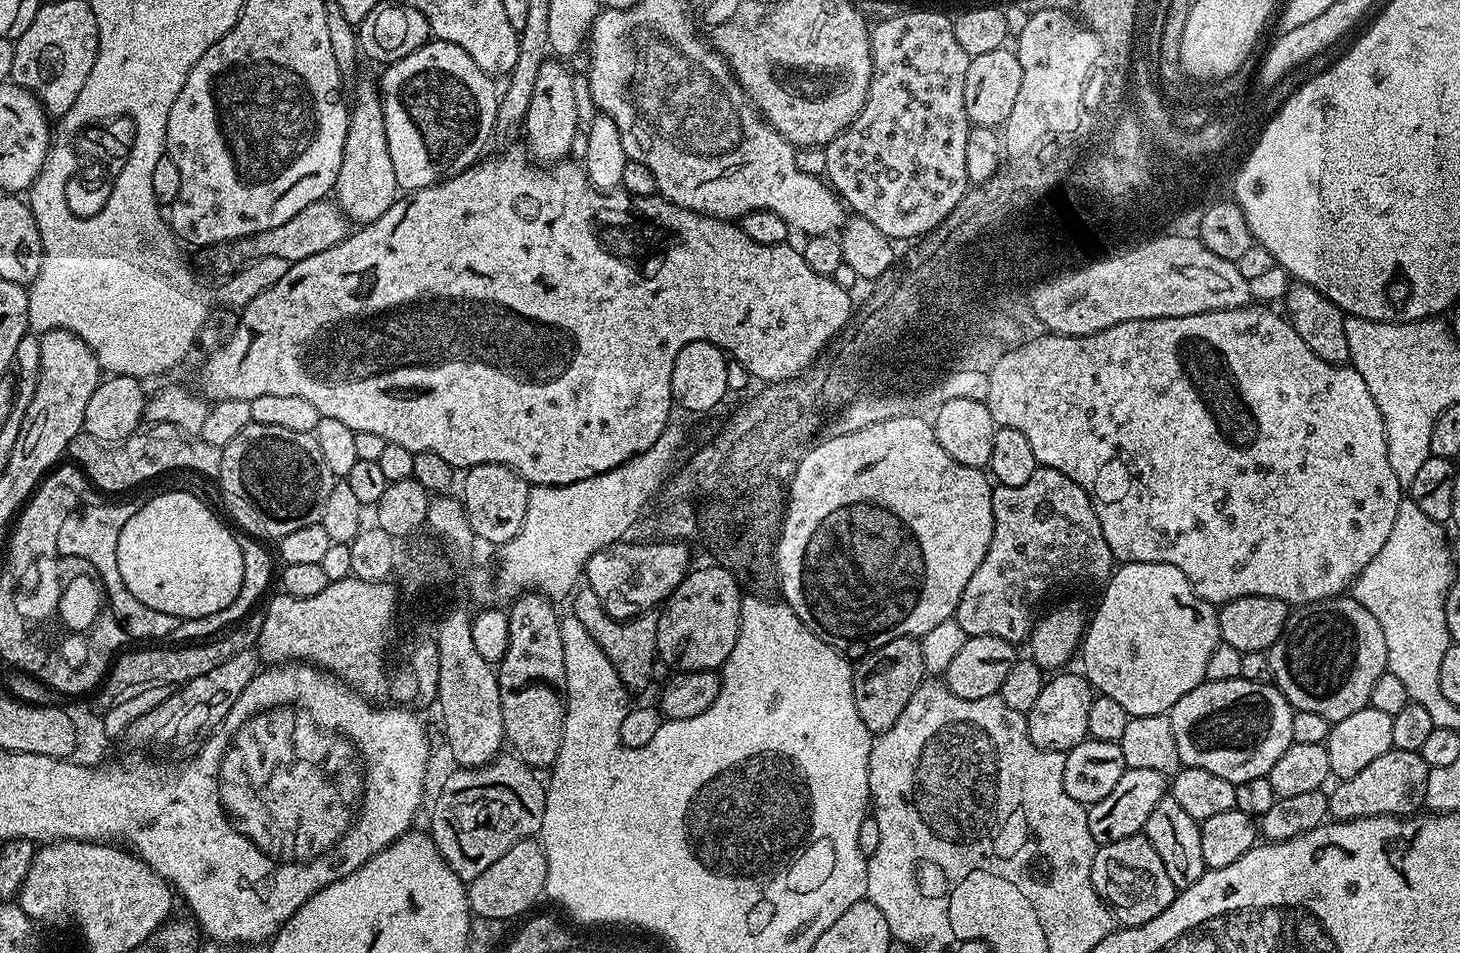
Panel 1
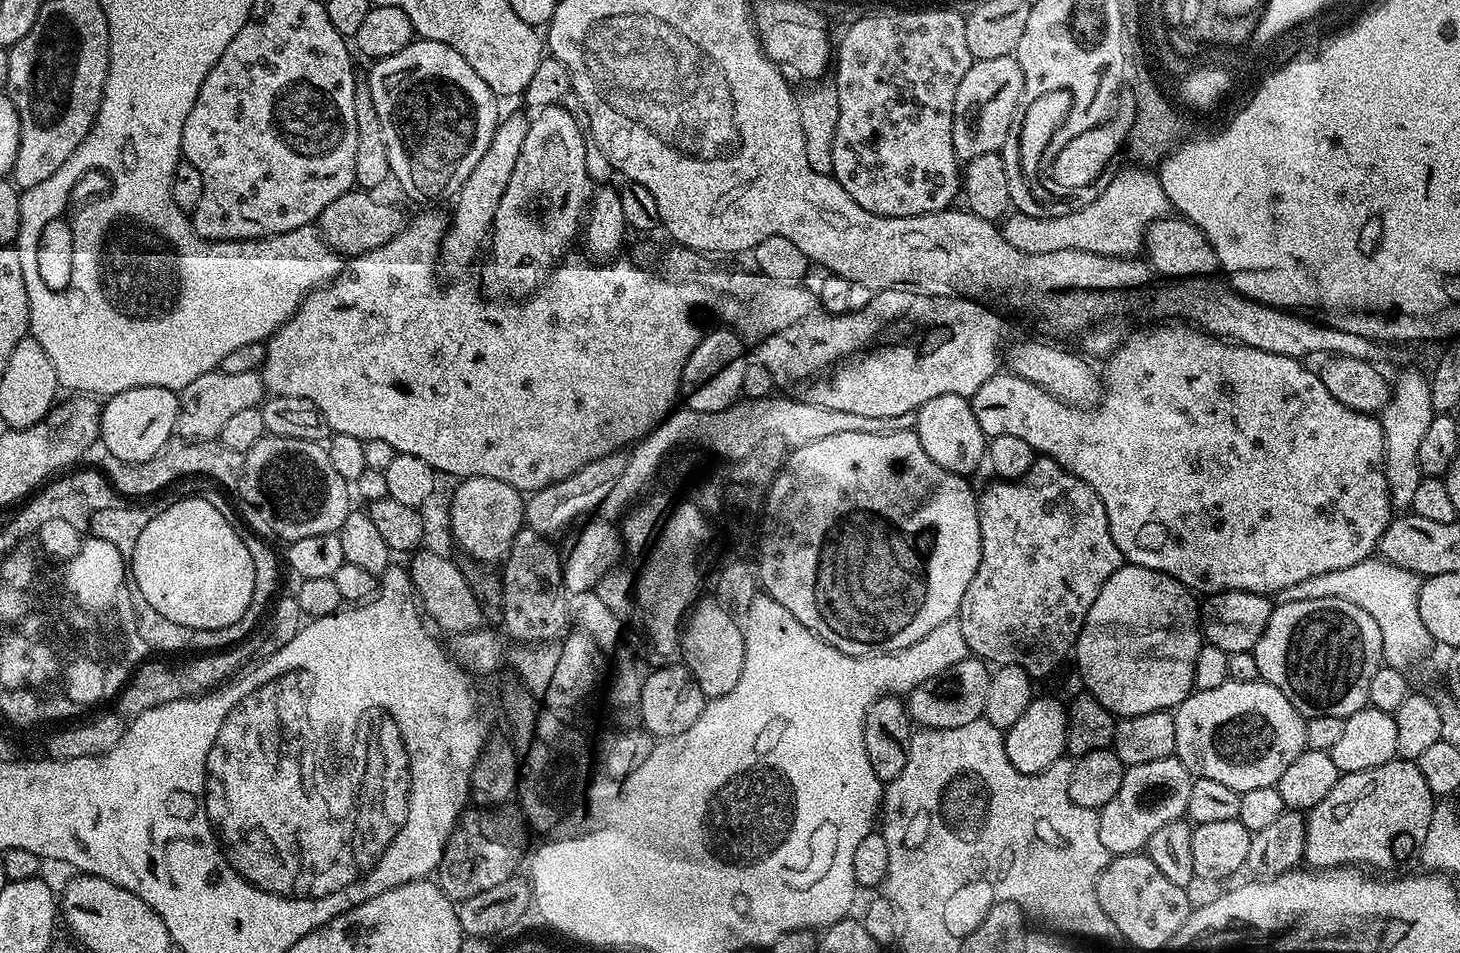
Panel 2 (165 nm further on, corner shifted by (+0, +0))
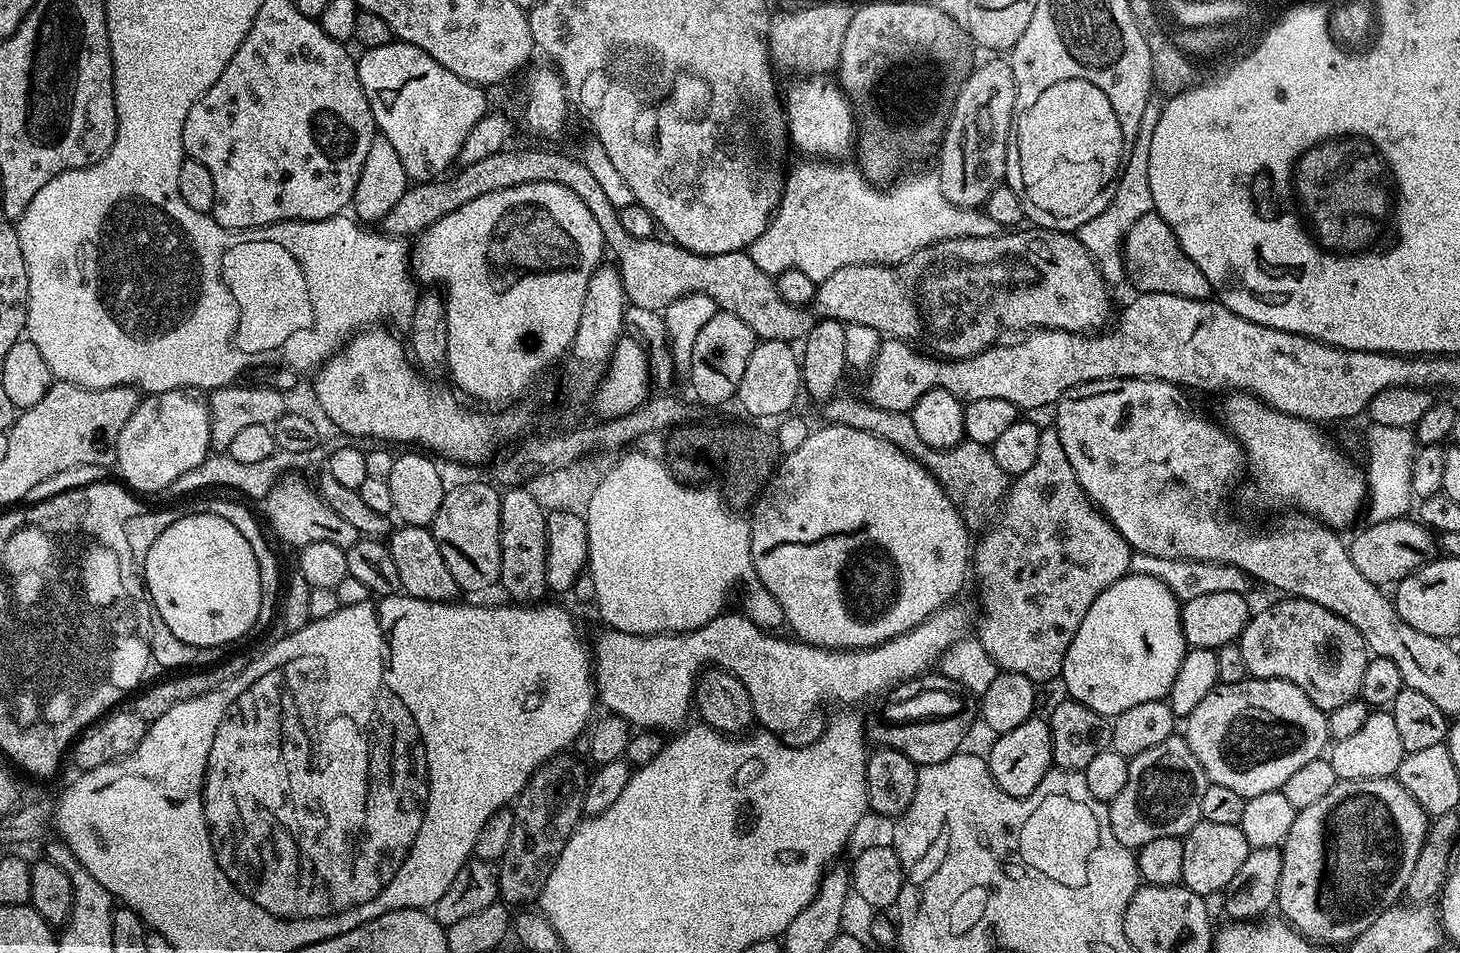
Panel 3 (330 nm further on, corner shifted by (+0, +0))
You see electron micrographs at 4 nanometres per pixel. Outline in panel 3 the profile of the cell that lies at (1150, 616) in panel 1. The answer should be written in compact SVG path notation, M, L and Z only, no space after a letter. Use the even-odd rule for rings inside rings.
M1129 574L1102 590L1102 594L1094 598L1094 606L1086 610L1086 618L1082 618L1082 626L1078 626L1078 634L1074 634L1070 650L1066 650L1062 673L1064 688L1068 691L1065 693L1082 706L1090 706L1090 710L1109 718L1122 714L1122 710L1130 710L1130 706L1138 706L1138 702L1165 699L1190 647L1182 634L1181 607L1181 601L1166 585L1149 576Z

